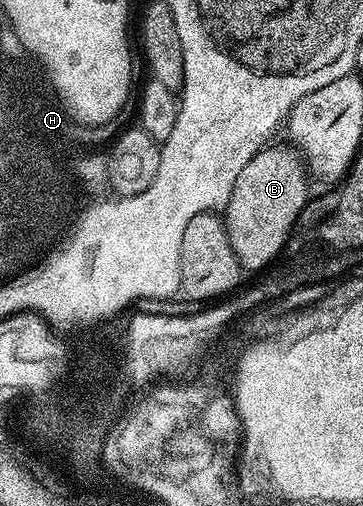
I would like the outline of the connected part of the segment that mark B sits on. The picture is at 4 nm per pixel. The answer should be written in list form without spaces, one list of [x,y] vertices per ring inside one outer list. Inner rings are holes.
[[[273,146],[262,147],[243,169],[239,169],[229,202],[223,208],[223,222],[231,249],[235,249],[235,257],[246,272],[267,266],[281,250],[286,250],[285,242],[311,199],[302,156],[292,146]]]

